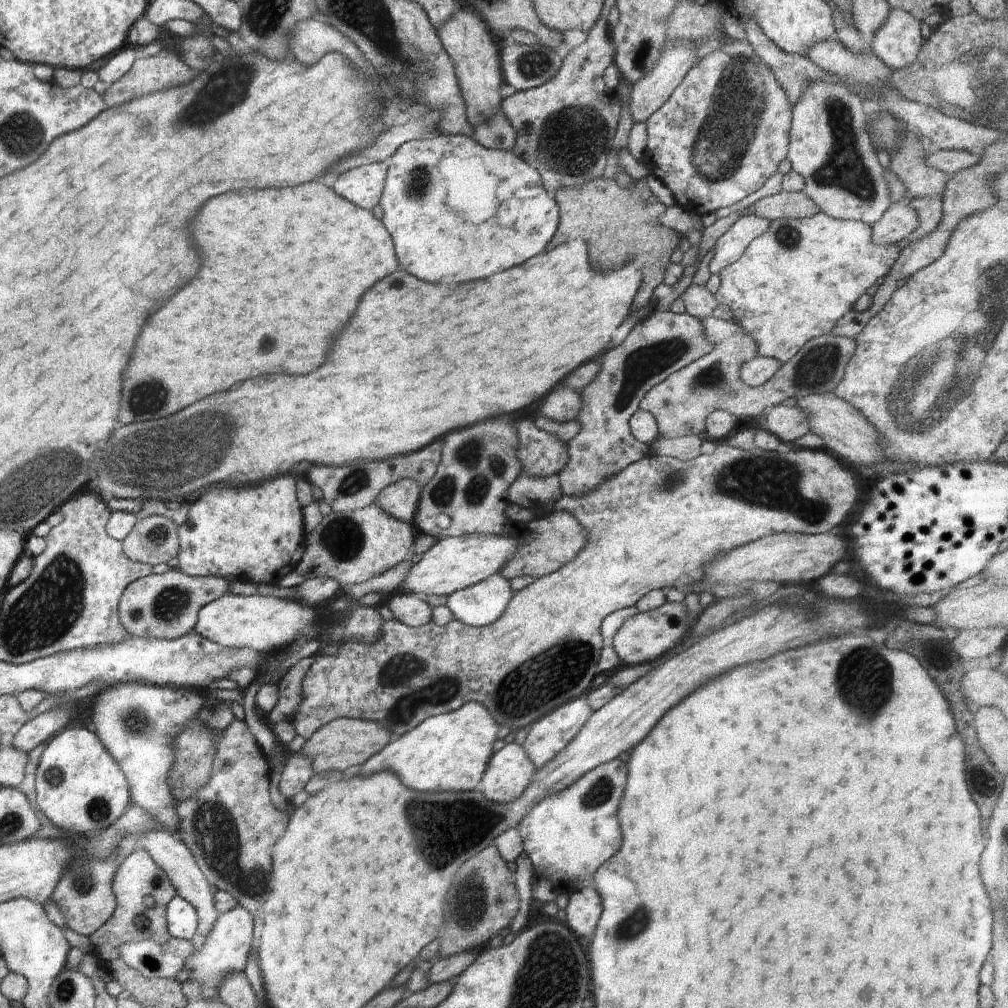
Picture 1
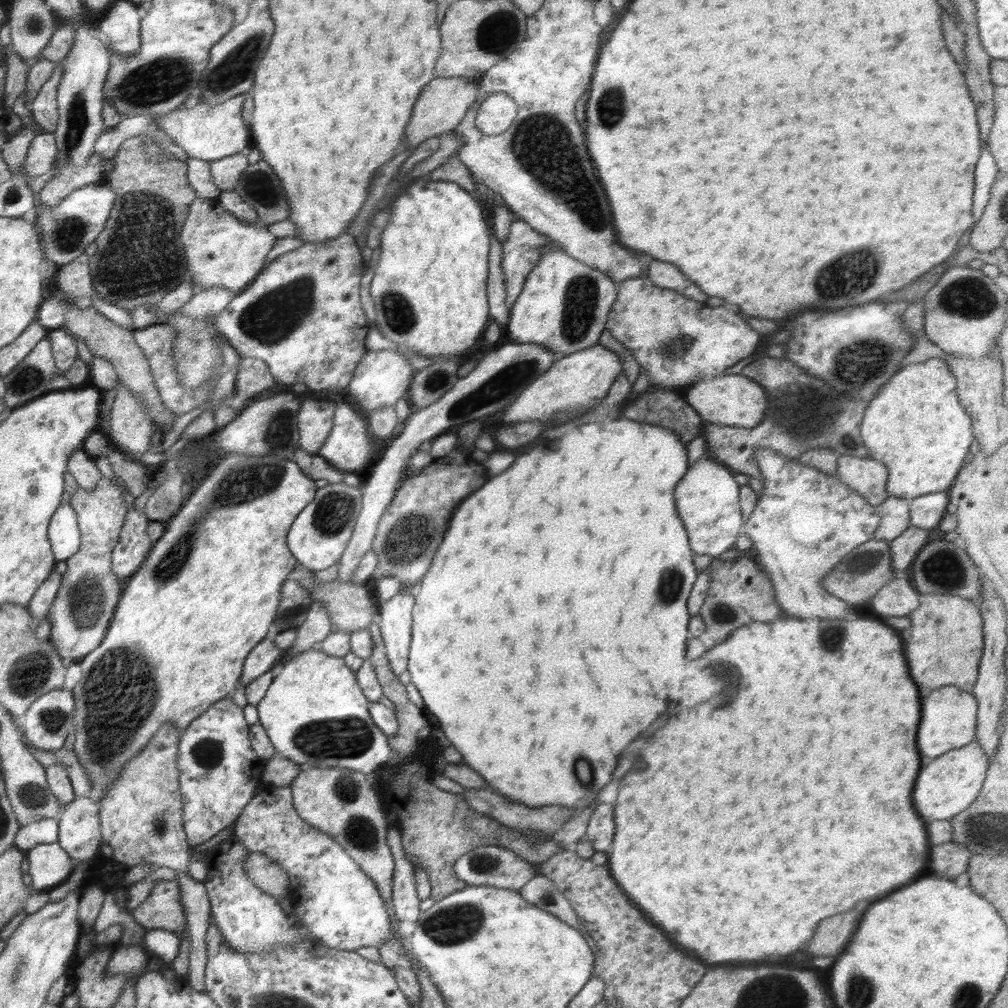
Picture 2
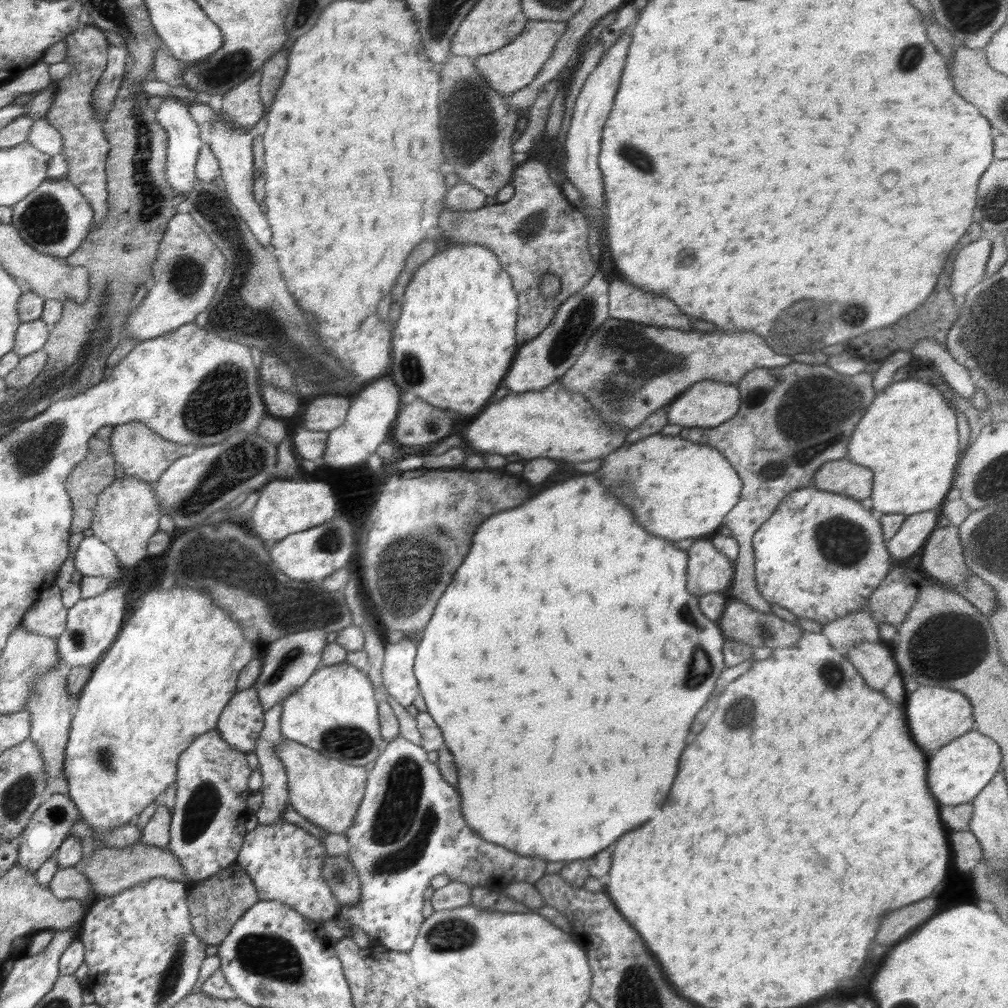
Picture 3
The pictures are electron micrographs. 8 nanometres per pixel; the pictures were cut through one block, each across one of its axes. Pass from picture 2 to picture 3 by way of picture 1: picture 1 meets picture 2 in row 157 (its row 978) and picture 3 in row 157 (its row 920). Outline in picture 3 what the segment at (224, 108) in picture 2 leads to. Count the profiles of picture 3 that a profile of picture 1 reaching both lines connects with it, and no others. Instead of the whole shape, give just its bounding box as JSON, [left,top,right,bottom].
[187,101,272,248]

